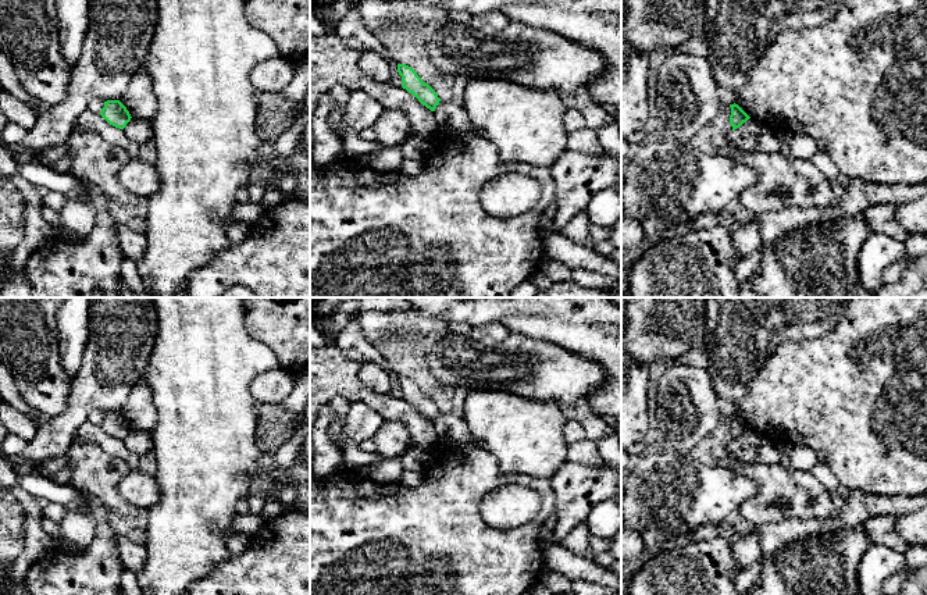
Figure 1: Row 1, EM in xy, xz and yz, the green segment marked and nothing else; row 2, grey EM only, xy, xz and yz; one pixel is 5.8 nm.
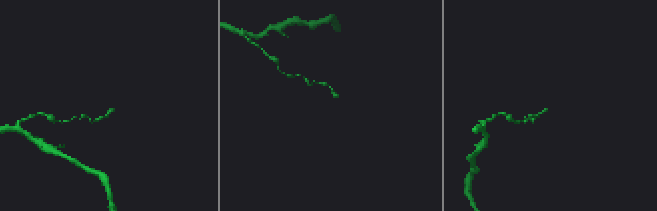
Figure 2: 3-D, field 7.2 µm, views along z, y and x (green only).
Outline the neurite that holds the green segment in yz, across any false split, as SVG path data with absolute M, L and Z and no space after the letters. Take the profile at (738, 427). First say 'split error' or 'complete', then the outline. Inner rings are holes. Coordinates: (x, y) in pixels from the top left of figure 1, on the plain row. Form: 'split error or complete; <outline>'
complete; M735 414L731 416L730 418L731 418L730 435L732 438L732 442L735 442L744 434L746 434L750 428Z

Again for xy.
complete; M107 411L100 427L113 438L124 441L131 432L131 425L120 411Z

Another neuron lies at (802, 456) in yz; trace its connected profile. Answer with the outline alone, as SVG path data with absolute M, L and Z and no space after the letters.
M787 442L781 445L781 453L788 456L792 467L802 471L810 471L820 463L817 452L805 443Z

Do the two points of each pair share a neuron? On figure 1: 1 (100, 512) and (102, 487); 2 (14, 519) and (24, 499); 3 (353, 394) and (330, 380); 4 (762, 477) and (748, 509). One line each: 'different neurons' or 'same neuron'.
1: different neurons
2: different neurons
3: same neuron
4: same neuron

